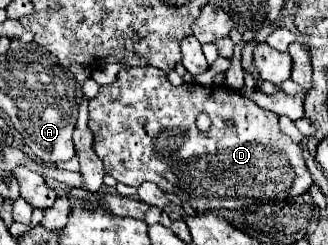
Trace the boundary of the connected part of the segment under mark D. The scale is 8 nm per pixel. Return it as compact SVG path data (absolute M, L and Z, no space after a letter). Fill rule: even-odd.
M128 67L128 69L122 69L118 73L118 79L110 85L102 85L98 95L94 99L90 99L90 121L88 121L88 127L92 129L94 133L94 151L96 155L102 159L104 163L104 169L106 173L110 173L118 183L126 183L126 185L132 185L132 187L140 187L144 181L152 181L156 183L164 193L174 193L178 195L182 201L188 201L192 205L192 209L200 211L200 213L206 213L206 211L218 211L218 209L242 209L246 205L252 205L252 203L268 203L268 201L280 201L280 199L288 199L288 197L296 197L296 195L302 195L308 191L310 183L312 183L312 177L304 165L304 157L302 157L302 149L298 147L298 143L294 143L288 135L282 135L280 129L278 129L278 115L272 113L272 111L266 111L262 107L258 107L252 99L244 97L240 91L232 89L232 87L226 87L226 85L198 85L198 83L184 83L180 87L174 87L168 79L166 79L166 73L164 71L158 71L156 67ZM200 113L206 113L212 121L210 129L208 131L200 131L196 127L196 117ZM230 119L234 121L234 127L228 129L224 127L224 121Z

